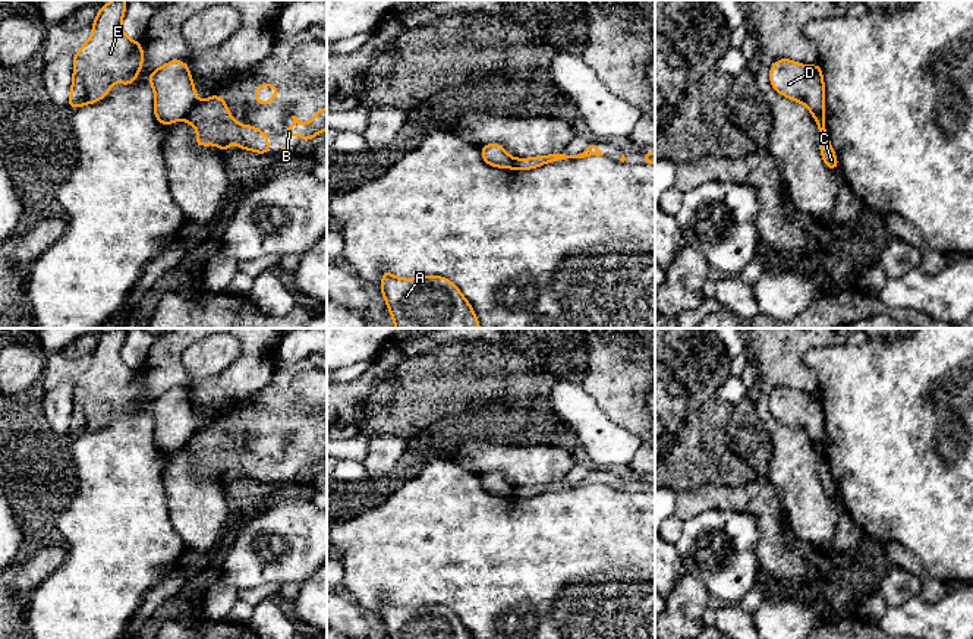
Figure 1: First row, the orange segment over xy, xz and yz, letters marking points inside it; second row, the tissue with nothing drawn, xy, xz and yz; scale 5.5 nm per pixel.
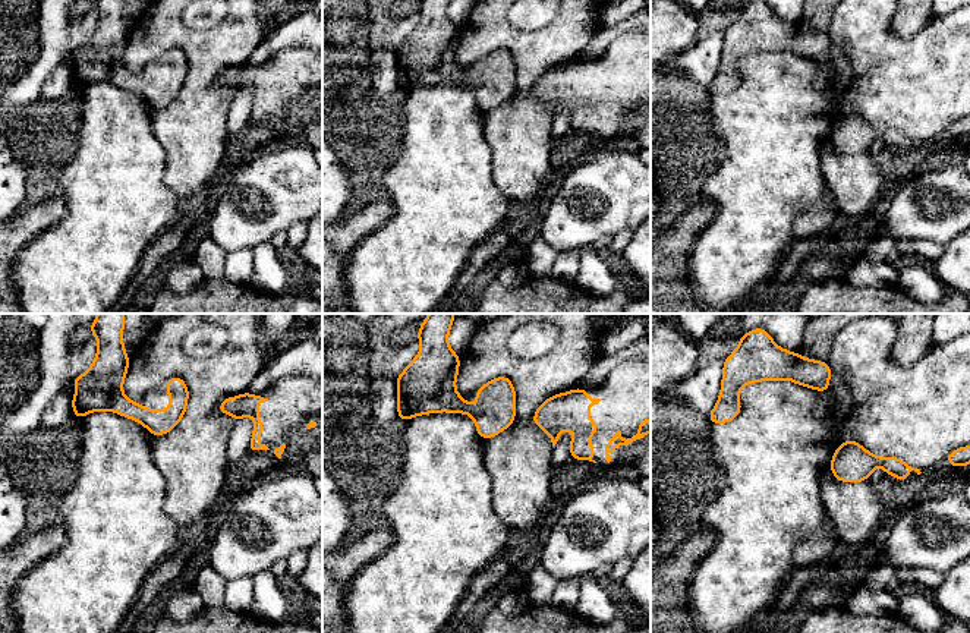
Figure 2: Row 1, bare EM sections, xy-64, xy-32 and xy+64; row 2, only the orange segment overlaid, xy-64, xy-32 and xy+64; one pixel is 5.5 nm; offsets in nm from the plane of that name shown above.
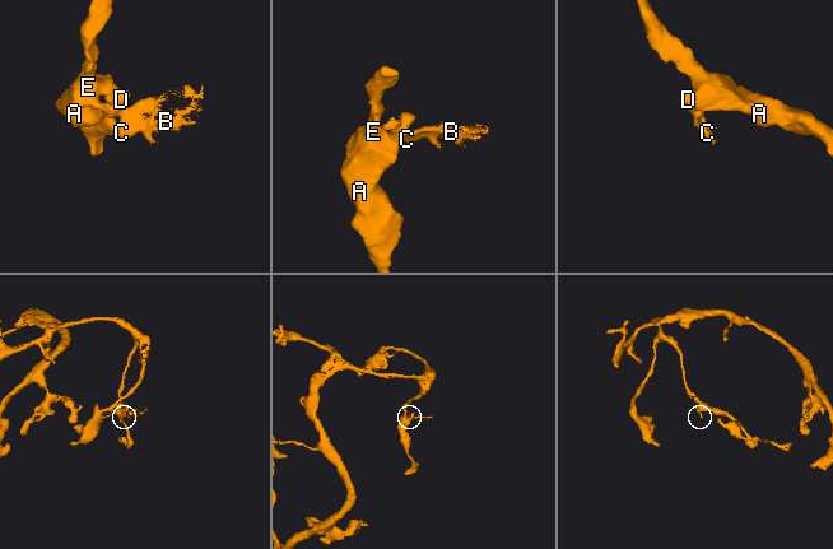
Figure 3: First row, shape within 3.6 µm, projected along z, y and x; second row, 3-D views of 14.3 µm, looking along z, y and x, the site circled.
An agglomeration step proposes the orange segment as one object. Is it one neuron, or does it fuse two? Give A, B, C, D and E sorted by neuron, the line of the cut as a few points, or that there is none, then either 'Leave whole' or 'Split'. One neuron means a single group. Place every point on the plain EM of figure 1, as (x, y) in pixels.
Groups: A D E / B C. Split along xy (197, 430), (183, 447). Split

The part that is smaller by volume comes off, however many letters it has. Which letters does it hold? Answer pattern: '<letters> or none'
B, C

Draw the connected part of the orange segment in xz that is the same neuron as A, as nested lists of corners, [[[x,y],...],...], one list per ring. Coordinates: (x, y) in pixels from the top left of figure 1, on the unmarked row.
[[[384,598],[381,623],[388,639],[473,639],[459,616],[441,604],[399,607]]]

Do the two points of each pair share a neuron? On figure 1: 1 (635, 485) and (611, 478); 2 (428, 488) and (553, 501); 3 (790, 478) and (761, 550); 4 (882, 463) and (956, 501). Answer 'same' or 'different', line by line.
1: same
2: same
3: different
4: same

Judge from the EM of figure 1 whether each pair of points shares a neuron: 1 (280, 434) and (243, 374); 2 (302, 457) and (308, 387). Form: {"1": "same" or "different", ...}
{"1": "different", "2": "same"}

